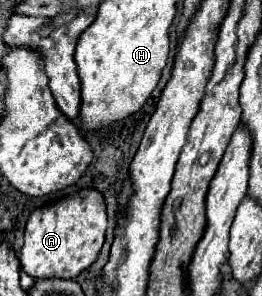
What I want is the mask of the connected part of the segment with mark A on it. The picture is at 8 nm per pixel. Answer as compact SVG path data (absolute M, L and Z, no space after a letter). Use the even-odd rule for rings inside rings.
M84 189L78 195L64 197L30 213L24 231L24 247L20 251L20 263L32 279L76 279L96 261L104 239L106 203L98 191Z

